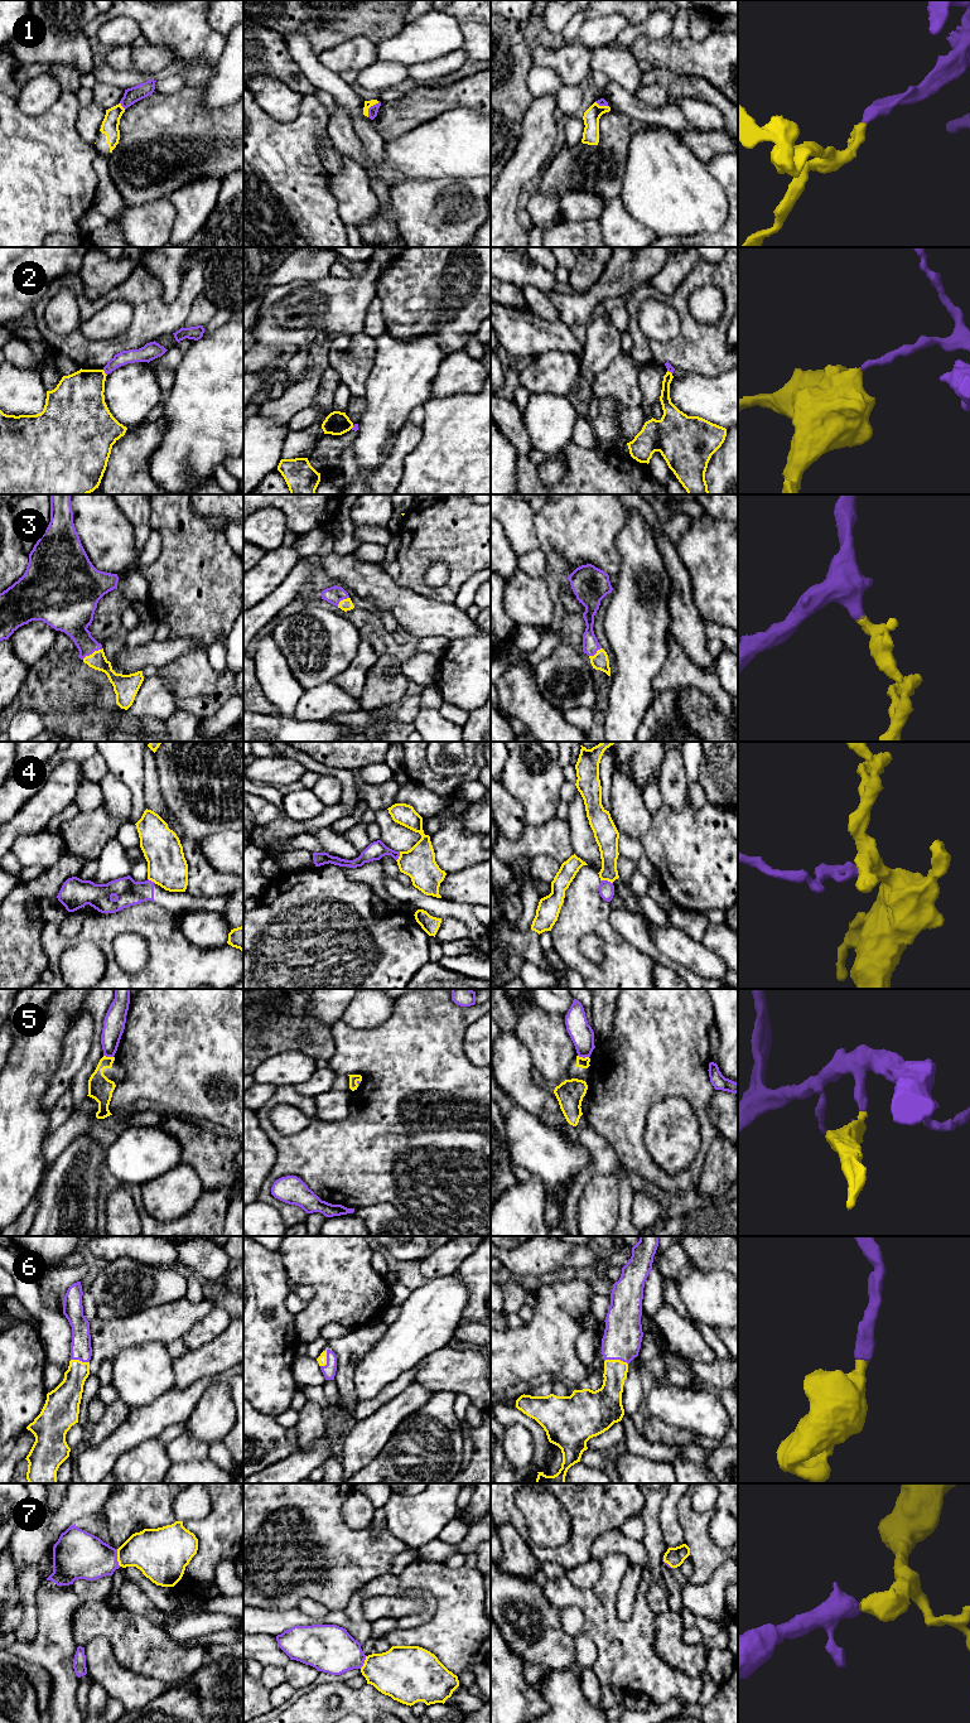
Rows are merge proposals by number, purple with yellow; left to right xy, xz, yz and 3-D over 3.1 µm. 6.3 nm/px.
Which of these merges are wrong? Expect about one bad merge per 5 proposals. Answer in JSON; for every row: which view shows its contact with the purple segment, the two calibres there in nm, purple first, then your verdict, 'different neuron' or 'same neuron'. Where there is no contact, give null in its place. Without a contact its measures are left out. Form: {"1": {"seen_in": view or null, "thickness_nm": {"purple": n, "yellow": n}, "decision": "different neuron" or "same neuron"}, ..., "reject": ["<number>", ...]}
{"1": {"seen_in": "xz", "thickness_nm": {"purple": 60, "yellow": 50}, "decision": "same neuron"}, "2": {"seen_in": "xy", "thickness_nm": {"purple": 90, "yellow": 340}, "decision": "different neuron"}, "3": {"seen_in": "xy", "thickness_nm": {"purple": 220, "yellow": 110}, "decision": "same neuron"}, "4": {"seen_in": "yz", "thickness_nm": {"purple": 100, "yellow": 130}, "decision": "different neuron"}, "5": {"seen_in": "yz", "thickness_nm": {"purple": 150, "yellow": 70}, "decision": "different neuron"}, "6": {"seen_in": "yz", "thickness_nm": {"purple": 240, "yellow": 160}, "decision": "same neuron"}, "7": {"seen_in": "xy", "thickness_nm": {"purple": 320, "yellow": 300}, "decision": "same neuron"}, "reject": ["2", "4", "5"]}

